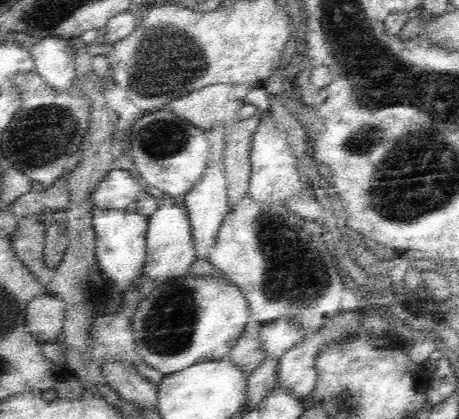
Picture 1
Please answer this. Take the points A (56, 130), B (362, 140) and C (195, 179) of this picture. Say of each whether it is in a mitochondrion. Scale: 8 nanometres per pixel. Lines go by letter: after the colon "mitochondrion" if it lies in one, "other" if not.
A: mitochondrion
B: mitochondrion
C: other

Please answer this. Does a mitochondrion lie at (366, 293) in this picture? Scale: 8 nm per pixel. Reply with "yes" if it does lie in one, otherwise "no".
no

